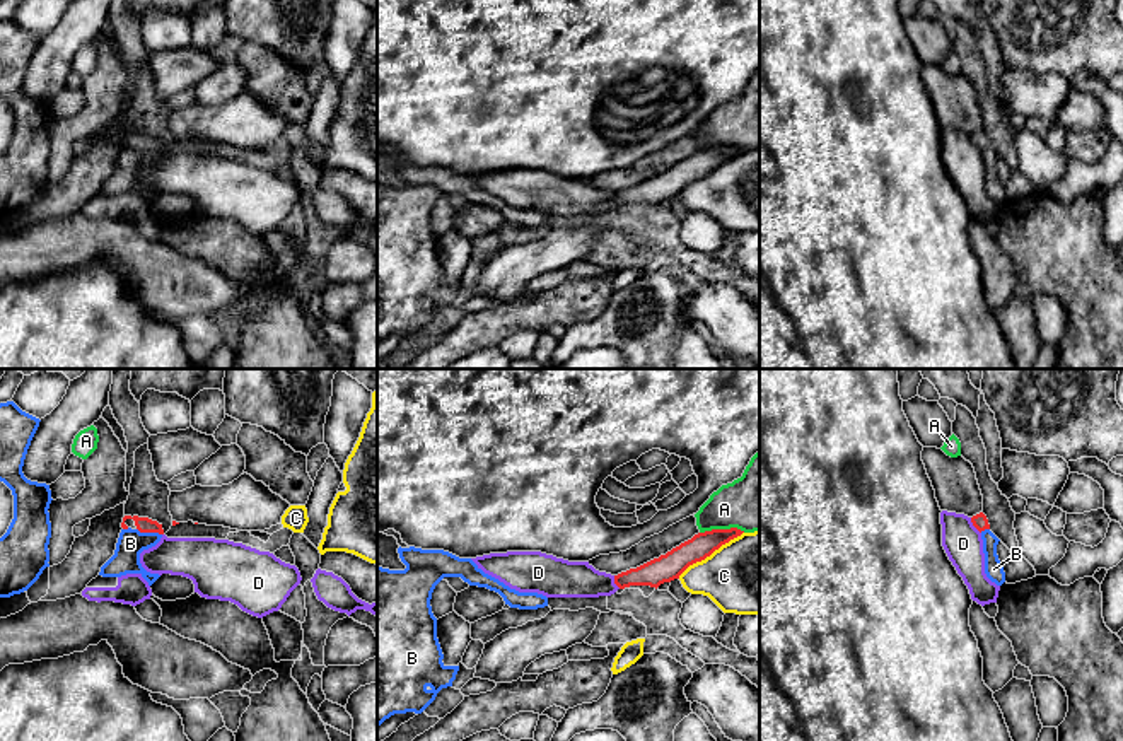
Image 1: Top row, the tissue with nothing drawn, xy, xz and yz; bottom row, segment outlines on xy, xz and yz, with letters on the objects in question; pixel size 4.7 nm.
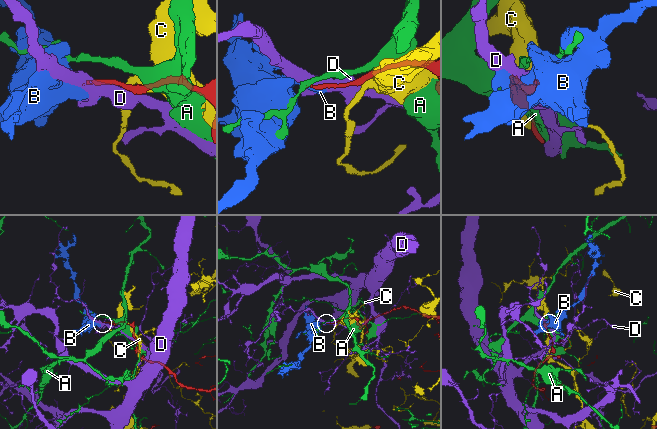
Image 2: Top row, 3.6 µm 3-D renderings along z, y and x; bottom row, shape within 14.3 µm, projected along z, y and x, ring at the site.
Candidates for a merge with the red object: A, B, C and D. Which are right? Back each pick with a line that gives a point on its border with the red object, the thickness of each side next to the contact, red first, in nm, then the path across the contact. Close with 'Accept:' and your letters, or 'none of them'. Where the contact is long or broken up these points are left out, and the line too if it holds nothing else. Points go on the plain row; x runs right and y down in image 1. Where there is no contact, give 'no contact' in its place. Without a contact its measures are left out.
Accept: none of them

